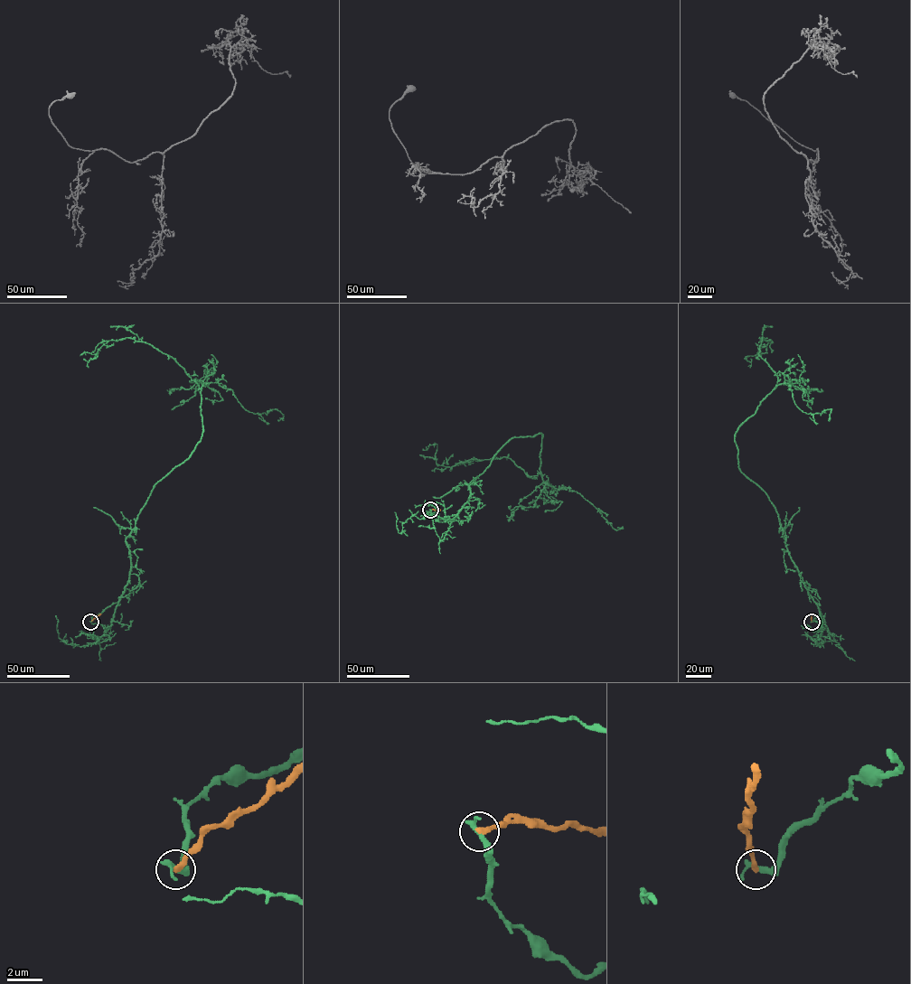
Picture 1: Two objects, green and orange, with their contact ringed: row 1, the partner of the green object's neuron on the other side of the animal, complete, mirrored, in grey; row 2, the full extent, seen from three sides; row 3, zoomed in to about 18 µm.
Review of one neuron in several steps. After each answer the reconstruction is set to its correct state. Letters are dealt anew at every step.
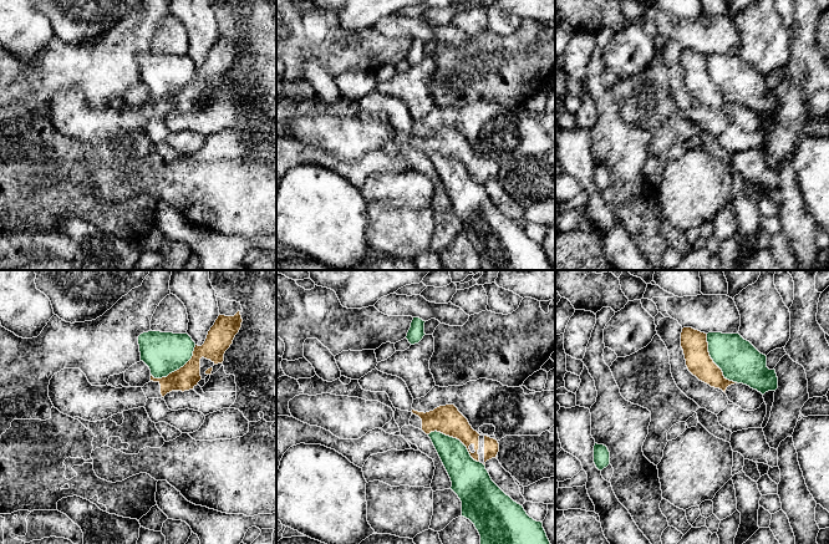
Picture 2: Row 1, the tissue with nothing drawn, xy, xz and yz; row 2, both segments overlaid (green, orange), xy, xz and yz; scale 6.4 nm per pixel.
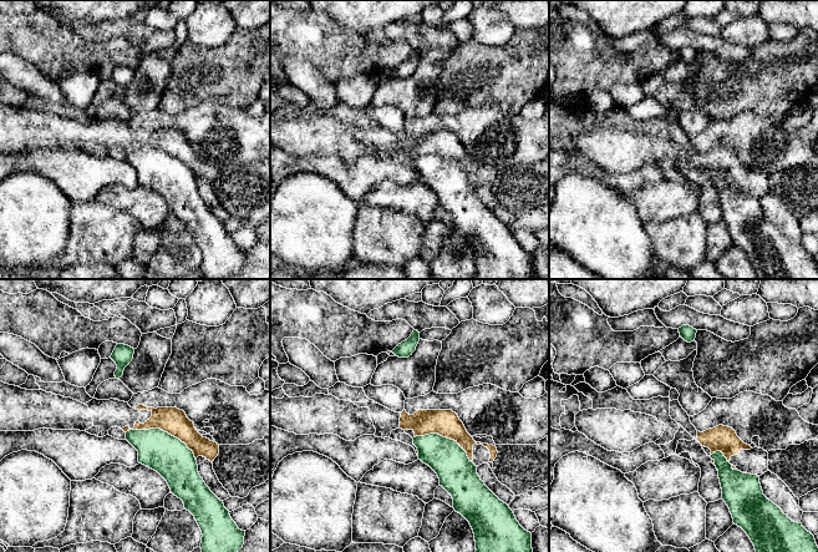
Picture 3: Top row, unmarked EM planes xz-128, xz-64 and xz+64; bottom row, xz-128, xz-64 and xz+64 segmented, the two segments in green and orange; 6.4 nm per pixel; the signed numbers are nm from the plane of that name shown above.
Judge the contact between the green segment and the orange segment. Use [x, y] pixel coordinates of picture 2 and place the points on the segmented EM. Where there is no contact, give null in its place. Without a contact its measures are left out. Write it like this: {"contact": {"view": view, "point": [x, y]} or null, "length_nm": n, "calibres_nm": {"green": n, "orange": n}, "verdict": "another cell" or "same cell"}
{"contact": {"view": "yz", "point": [713, 361]}, "length_nm": 380, "calibres_nm": {"green": 260, "orange": 170}, "verdict": "another cell"}

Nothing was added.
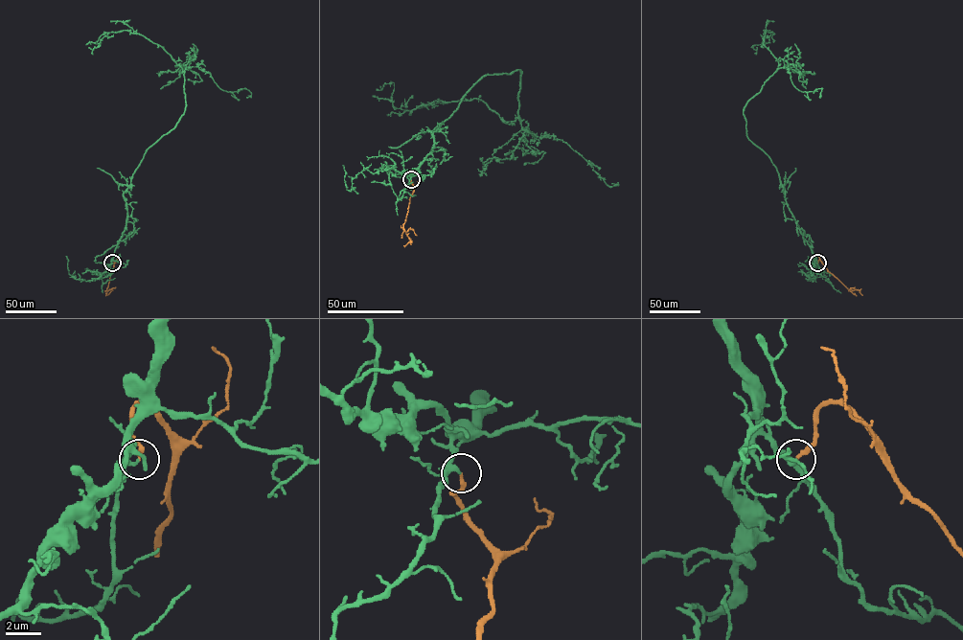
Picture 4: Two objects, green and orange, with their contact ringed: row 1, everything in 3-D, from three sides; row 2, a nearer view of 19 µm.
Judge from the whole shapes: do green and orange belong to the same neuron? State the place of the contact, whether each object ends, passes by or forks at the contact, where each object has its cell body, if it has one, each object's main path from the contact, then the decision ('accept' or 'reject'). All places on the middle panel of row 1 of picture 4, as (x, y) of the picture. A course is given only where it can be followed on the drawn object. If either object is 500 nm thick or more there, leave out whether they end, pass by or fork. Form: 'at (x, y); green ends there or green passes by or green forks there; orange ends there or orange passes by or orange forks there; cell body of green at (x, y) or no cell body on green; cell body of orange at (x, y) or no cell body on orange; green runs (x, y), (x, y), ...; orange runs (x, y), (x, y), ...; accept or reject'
at (411, 179); green forks there; orange ends there; no cell body on green; no cell body on orange; green runs (411, 179), (428, 129), (483, 77), (521, 72), (508, 122), (477, 99), (405, 110), (393, 82), (377, 89); orange runs (411, 179), (414, 191), (403, 226), (410, 240), (403, 245); accept

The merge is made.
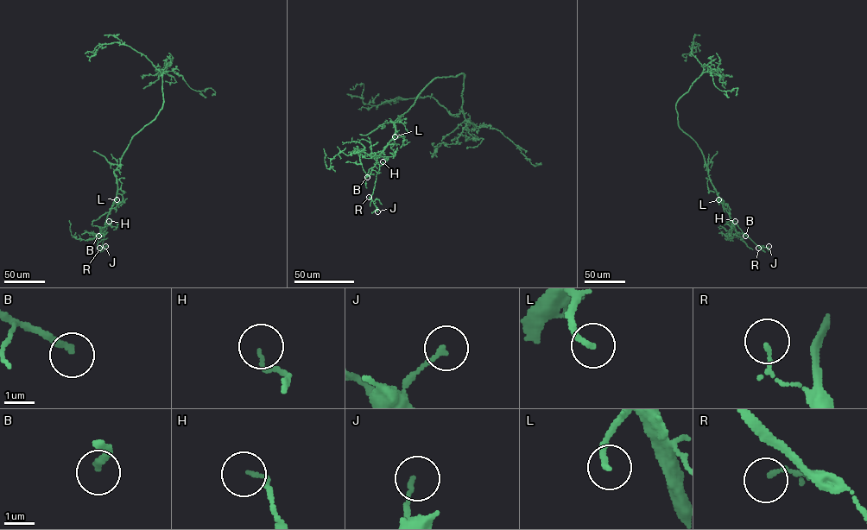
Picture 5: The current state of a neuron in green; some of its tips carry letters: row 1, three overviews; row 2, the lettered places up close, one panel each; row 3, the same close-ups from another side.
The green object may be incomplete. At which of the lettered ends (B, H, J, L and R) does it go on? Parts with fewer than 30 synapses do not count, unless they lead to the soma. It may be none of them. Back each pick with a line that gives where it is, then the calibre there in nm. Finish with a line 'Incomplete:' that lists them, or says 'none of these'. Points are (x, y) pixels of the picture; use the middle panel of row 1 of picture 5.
B: place (367, 177); calibre 220 nm
L: place (395, 136); calibre 190 nm
Incomplete: B, L

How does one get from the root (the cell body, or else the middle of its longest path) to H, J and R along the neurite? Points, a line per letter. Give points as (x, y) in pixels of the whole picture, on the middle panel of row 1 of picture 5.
H: (426, 86), (406, 112), (395, 121), (390, 121), (395, 133), (376, 158), (380, 165), (382, 161)
J: (426, 86), (406, 112), (395, 121), (390, 121), (395, 136), (376, 158), (379, 169), (371, 199), (377, 211)
R: (426, 86), (406, 112), (395, 121), (390, 121), (395, 136), (376, 158), (379, 169), (369, 197)

